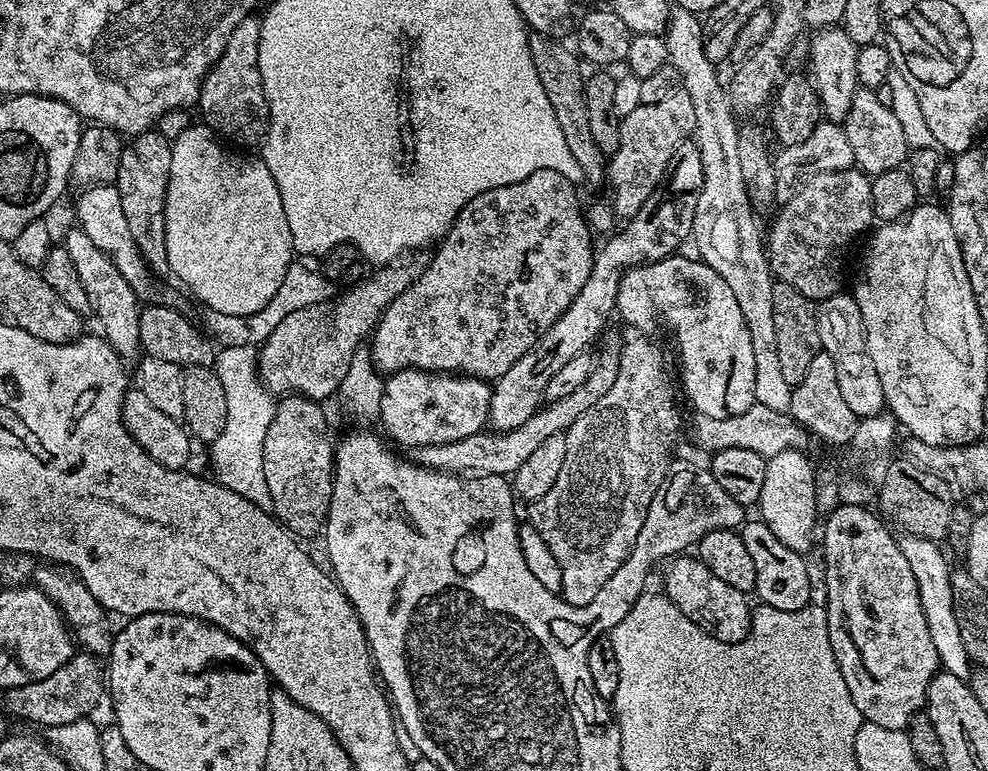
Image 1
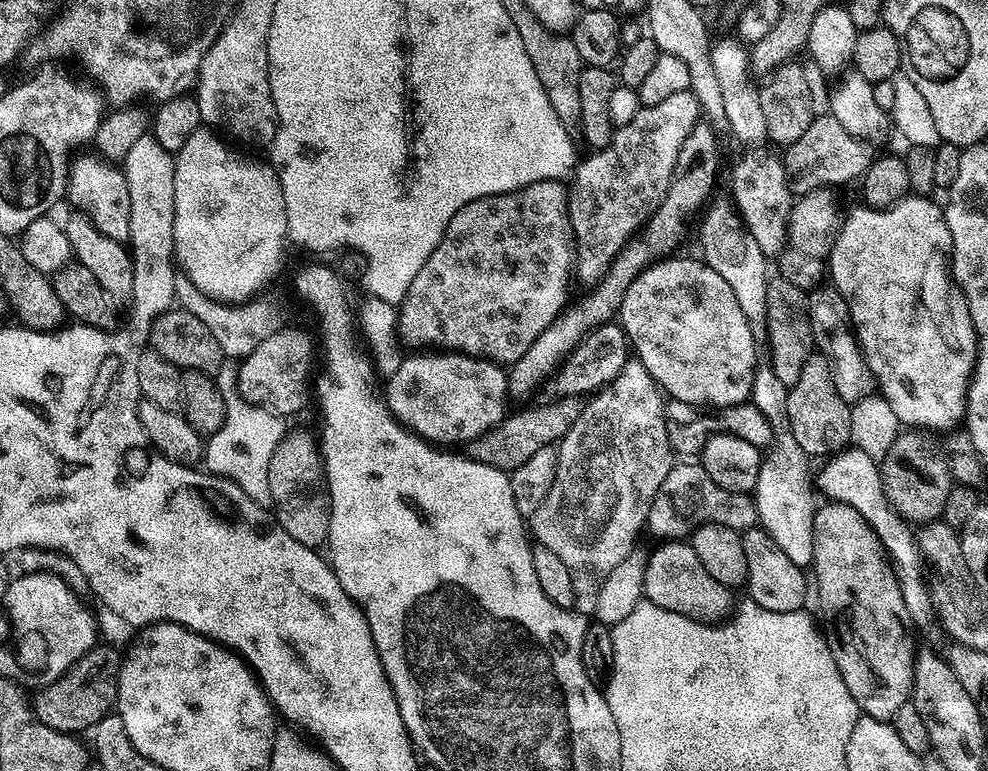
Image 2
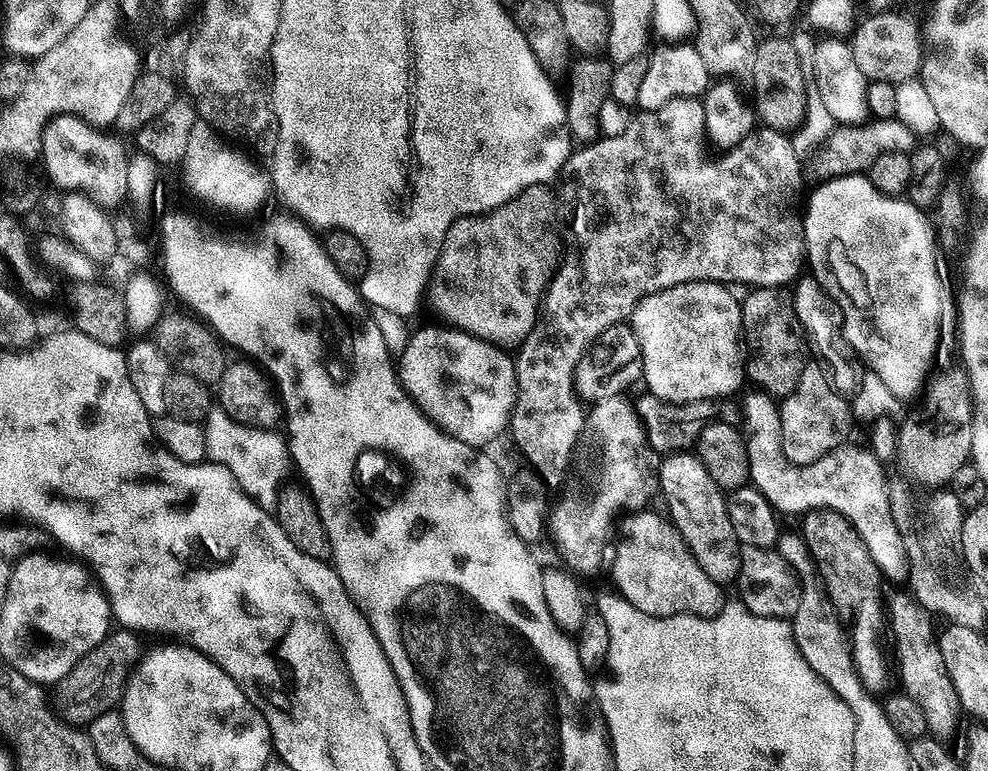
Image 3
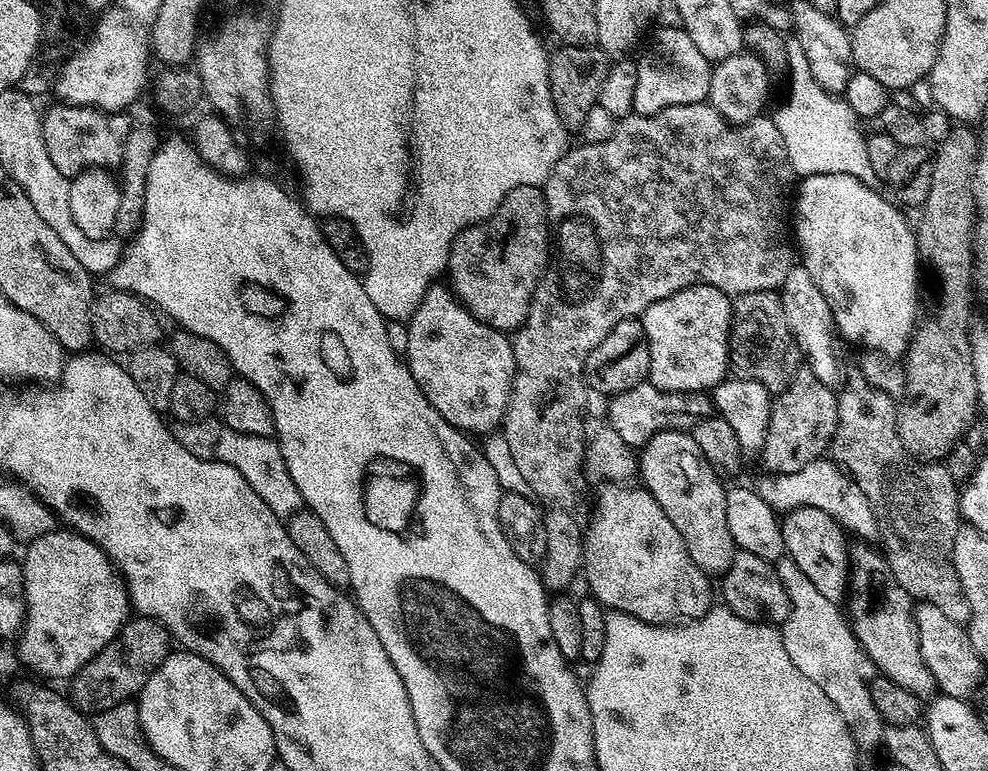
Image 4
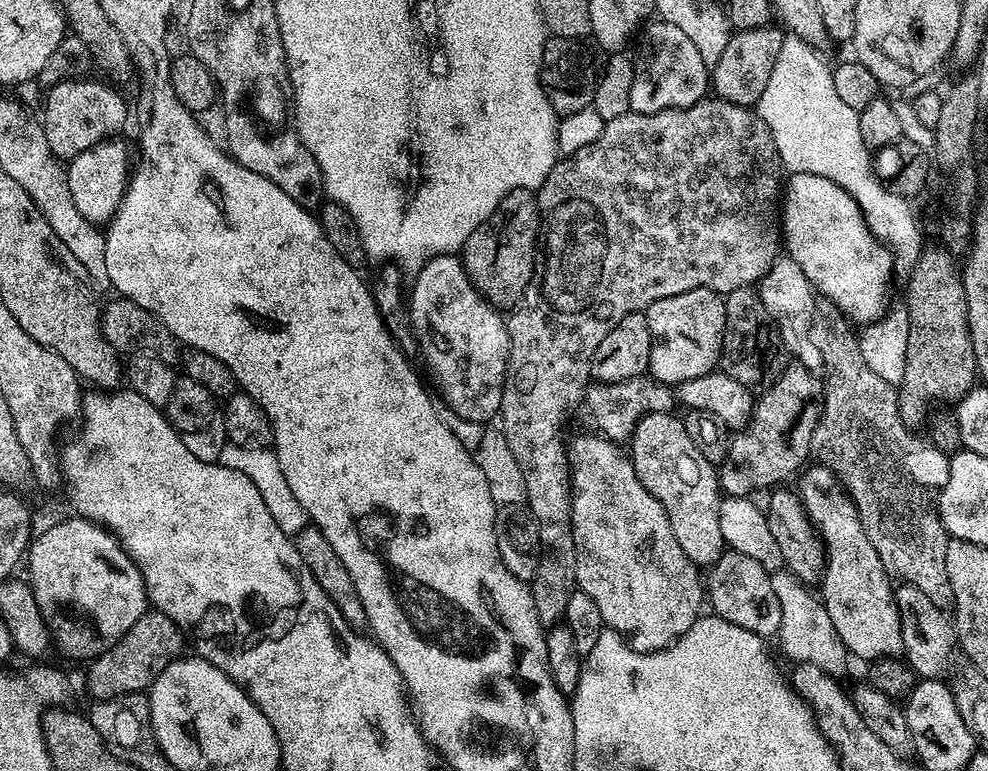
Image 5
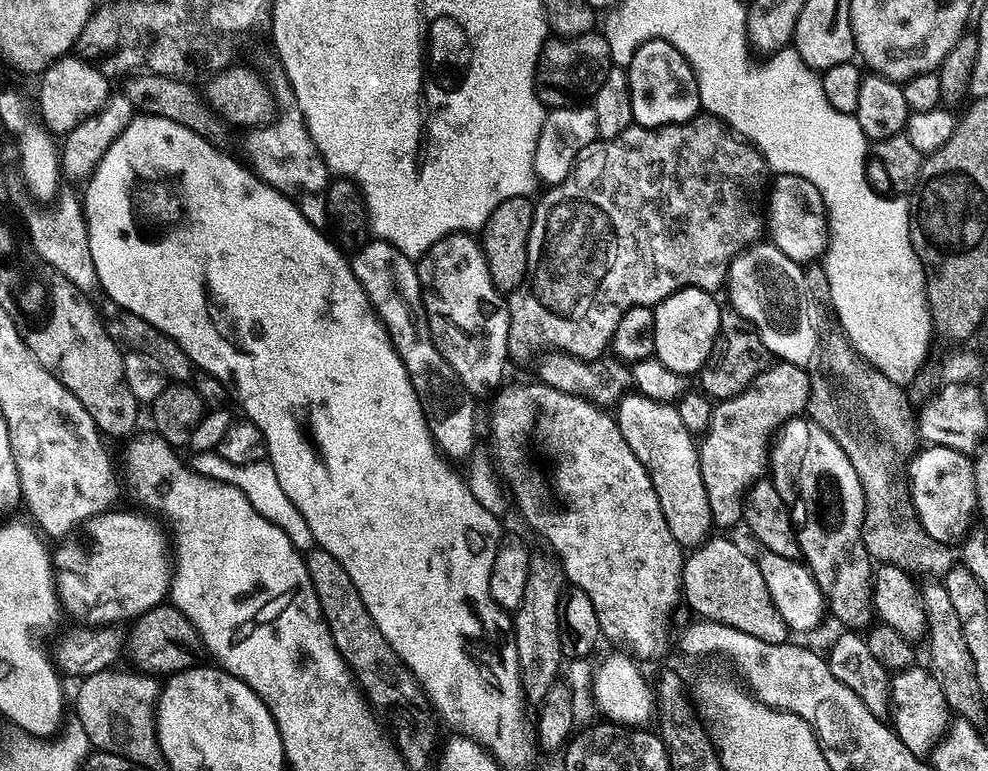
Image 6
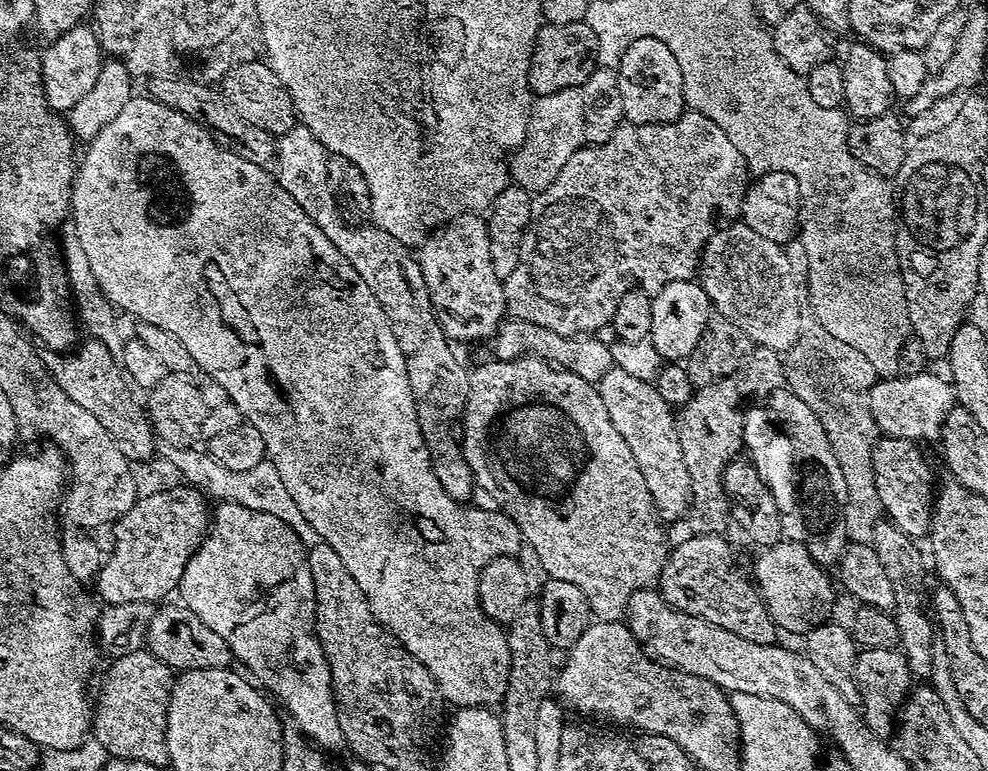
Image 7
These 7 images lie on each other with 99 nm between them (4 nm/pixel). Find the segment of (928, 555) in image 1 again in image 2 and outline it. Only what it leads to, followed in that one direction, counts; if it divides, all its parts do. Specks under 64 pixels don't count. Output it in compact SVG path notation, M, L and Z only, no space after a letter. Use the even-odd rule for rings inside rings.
M852 446L845 451L835 453L825 464L828 465L820 473L818 471L815 473L815 487L819 491L821 488L828 495L825 497L831 498L837 504L845 504L858 510L858 514L862 514L862 518L866 518L866 522L872 527L874 534L878 534L878 538L888 554L888 559L891 560L892 566L896 570L898 586L902 590L902 602L906 602L908 620L915 627L917 624L920 628L926 627L931 620L933 623L932 599L928 594L924 562L920 559L920 548L916 545L916 535L910 527L909 521L903 520L886 498L880 477L879 463L872 460L871 456L864 453L862 449Z

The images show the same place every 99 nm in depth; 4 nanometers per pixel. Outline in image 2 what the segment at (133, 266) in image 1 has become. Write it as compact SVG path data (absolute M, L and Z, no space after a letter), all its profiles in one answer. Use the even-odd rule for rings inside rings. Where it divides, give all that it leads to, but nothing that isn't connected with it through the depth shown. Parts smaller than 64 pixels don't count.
M99 155L80 156L66 168L66 200L77 213L84 213L107 238L127 241L130 230L130 193L123 171Z

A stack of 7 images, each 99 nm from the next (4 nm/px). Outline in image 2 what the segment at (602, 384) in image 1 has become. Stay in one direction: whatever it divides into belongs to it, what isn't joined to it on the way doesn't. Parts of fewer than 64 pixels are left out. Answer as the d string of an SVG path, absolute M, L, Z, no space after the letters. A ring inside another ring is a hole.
M559 397L557 401L538 408L520 410L513 415L511 413L487 434L469 444L469 457L484 465L511 472L532 458L538 450L559 443L580 417L583 405L579 397Z

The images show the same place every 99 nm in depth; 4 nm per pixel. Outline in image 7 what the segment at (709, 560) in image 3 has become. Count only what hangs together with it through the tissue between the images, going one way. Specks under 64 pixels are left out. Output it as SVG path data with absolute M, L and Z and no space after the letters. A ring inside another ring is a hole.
M613 370L606 374L599 385L602 402L606 402L610 422L614 422L614 430L626 438L626 446L630 446L630 454L634 454L634 462L642 470L642 478L646 478L646 490L650 490L652 506L661 521L680 520L684 515L689 515L692 507L692 483L690 482L690 470L686 470L686 458L682 458L682 442L677 417L674 415L672 405L665 402L662 394L657 390L655 383L640 378L634 378L631 374L619 370Z

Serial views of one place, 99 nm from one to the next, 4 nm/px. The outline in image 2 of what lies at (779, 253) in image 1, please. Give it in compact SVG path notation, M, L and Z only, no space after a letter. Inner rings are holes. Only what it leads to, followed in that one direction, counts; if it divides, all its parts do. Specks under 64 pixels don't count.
M815 188L813 192L803 193L793 203L791 218L786 225L786 246L788 244L789 248L780 260L779 275L805 290L811 290L821 283L820 275L825 275L828 253L832 251L832 235L838 228L836 206L830 193L828 188Z

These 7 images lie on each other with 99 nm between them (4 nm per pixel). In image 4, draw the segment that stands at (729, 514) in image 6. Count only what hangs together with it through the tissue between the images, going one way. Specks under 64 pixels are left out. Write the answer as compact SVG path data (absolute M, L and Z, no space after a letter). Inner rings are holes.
M797 368L792 381L772 401L772 413L764 444L760 447L758 459L772 474L797 472L811 460L821 459L829 451L836 423L840 420L837 393L828 388L812 373L811 368Z

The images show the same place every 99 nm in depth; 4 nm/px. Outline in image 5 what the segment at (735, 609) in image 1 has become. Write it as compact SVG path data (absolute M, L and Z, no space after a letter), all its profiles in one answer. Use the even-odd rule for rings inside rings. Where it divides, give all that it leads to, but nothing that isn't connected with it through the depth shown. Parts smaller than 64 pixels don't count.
M600 434L593 435L574 437L573 440L570 440L570 447L567 449L571 463L572 536L577 556L576 587L579 591L590 594L590 599L593 600L594 606L598 606L598 614L602 614L605 625L627 638L634 651L660 652L663 648L673 644L679 636L686 634L686 630L690 630L692 623L700 619L702 615L700 607L705 607L706 604L706 588L702 583L702 572L697 565L690 562L690 558L686 558L682 546L678 546L678 538L674 538L674 530L670 530L670 518L666 518L666 510L662 506L662 502L658 502L658 498L654 498L654 494L650 494L650 490L646 490L646 486L642 486L625 449L619 443L605 439Z

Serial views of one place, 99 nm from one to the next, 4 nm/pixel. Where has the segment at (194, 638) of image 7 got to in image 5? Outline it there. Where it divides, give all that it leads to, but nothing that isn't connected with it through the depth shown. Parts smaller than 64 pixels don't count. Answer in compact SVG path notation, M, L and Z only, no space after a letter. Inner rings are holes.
M149 610L122 634L117 644L104 649L104 653L95 657L87 665L88 692L93 701L116 700L131 692L144 692L151 689L152 684L170 666L170 662L181 659L186 648L186 637L180 628L166 614Z

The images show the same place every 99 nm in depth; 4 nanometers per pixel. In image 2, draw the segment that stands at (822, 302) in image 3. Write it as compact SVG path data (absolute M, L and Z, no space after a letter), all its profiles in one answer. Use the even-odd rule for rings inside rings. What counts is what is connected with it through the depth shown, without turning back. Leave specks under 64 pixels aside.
M817 286L807 293L806 307L808 321L812 327L812 343L815 351L828 359L832 365L834 387L846 403L851 406L873 395L877 391L876 380L872 376L870 366L866 362L860 342L856 338L856 329L852 327L850 310L836 289L831 286Z

